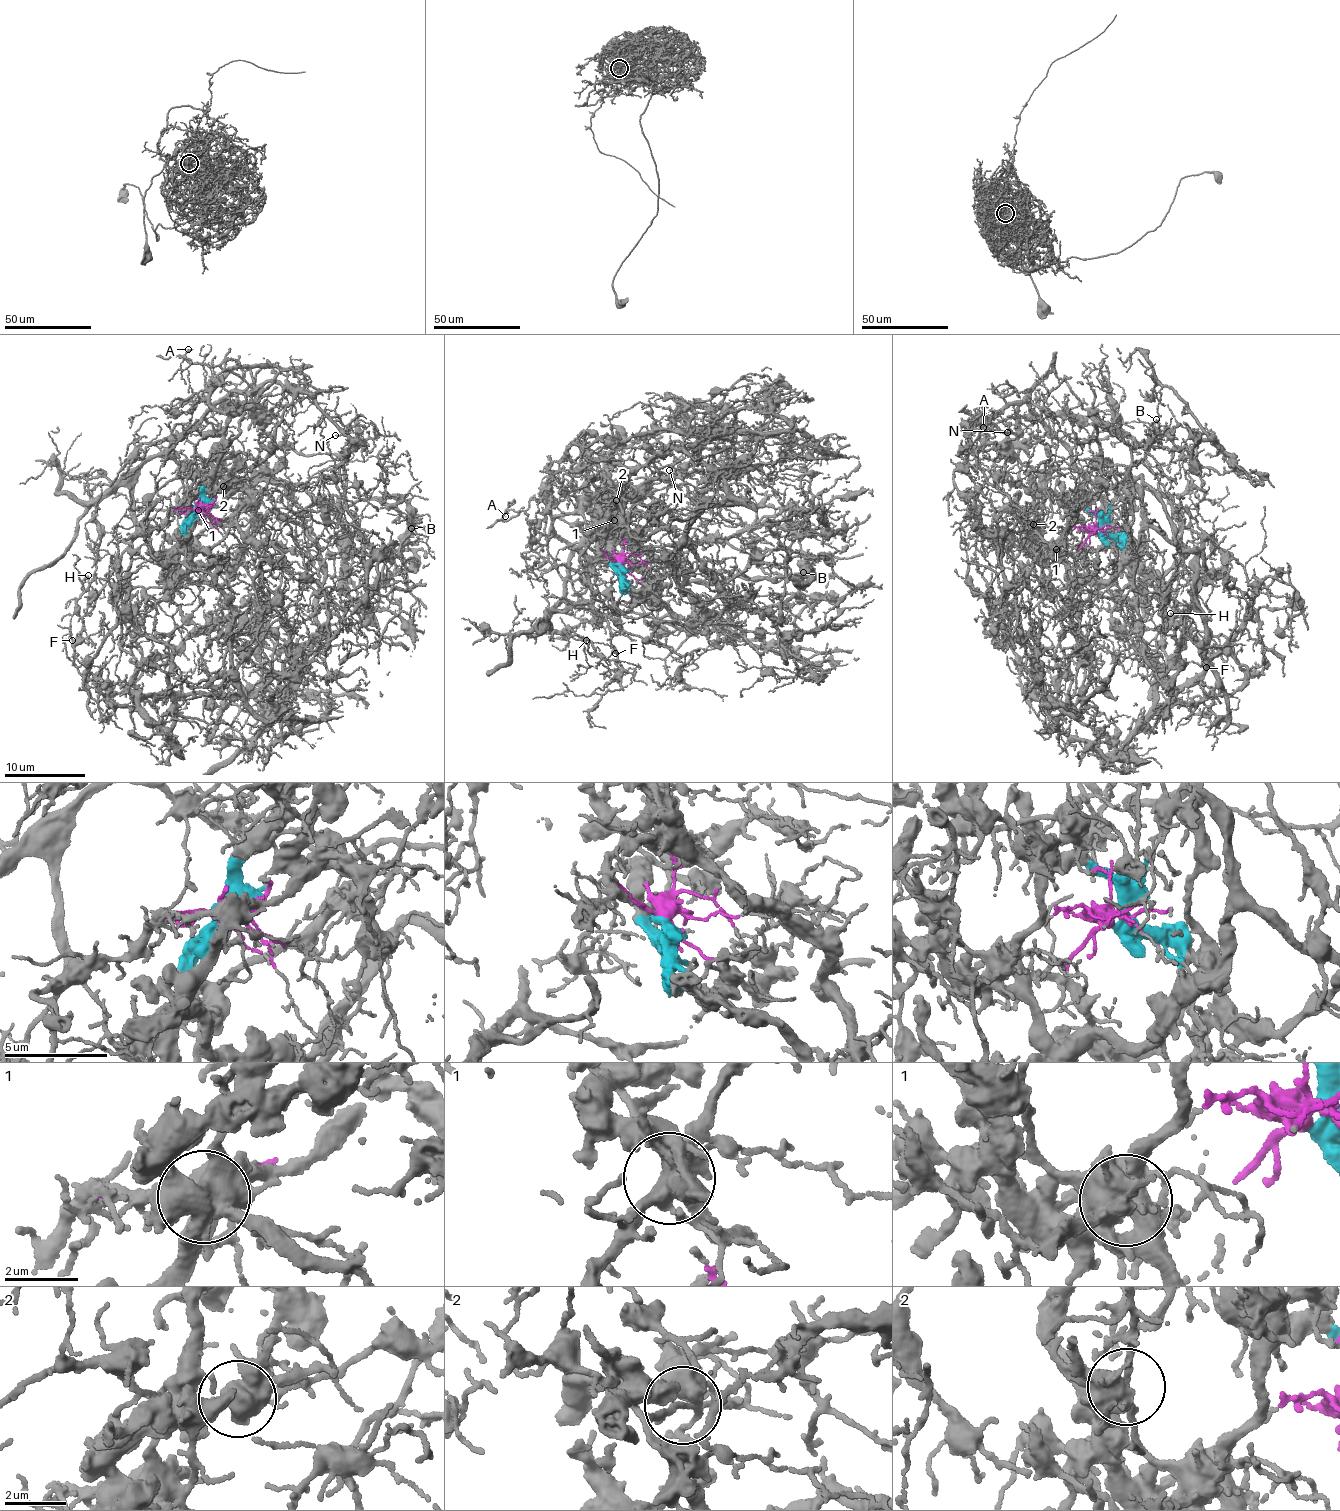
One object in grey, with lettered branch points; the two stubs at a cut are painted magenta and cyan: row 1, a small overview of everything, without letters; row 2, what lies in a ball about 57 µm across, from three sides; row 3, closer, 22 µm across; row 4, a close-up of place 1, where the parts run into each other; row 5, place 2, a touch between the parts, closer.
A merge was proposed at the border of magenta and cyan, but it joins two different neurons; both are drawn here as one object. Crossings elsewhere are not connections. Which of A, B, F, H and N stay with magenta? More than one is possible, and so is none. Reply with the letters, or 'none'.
A, B, F, H, N

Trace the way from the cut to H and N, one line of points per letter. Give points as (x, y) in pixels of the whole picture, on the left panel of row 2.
H: (196, 512), (181, 508), (132, 537), (133, 496), (91, 478), (97, 533), (89, 575)
N: (196, 512), (181, 508), (132, 537), (141, 466), (230, 393), (293, 387), (337, 416), (345, 433), (335, 434)

